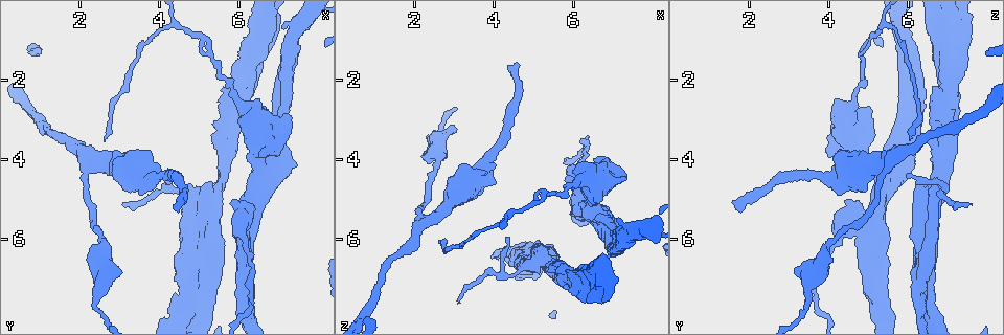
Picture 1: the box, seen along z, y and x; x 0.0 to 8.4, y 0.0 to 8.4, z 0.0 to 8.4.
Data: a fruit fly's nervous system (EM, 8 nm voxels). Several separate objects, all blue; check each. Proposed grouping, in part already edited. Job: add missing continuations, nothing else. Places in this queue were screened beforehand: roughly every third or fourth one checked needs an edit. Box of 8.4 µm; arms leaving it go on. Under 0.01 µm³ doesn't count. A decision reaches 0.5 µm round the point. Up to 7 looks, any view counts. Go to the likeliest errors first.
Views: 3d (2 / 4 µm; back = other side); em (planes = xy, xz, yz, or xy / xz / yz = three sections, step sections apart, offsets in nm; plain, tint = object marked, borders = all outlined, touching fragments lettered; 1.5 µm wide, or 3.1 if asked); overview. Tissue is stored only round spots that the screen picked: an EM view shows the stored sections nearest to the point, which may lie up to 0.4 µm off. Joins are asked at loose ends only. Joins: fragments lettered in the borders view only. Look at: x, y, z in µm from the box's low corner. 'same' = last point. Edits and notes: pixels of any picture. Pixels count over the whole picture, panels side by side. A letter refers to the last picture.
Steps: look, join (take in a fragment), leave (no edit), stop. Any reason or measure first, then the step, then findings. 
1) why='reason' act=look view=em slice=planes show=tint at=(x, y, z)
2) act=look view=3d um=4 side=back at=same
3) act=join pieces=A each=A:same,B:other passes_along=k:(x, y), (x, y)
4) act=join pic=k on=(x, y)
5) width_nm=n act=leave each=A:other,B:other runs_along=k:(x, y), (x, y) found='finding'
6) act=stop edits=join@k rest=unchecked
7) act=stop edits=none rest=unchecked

why='tapers out' act=look view=em slice=planes show=borders at=(4.55, 5.30, 1.80)

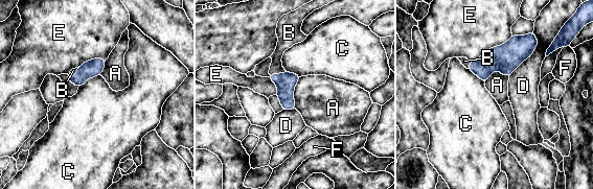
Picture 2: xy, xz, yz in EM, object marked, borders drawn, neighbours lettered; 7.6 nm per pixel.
longest_contact=D:400nm act=join pieces=B each=A:other,B:same,C:other,D:other,E:other,F:other passes_along=2:(286, 81), (277, 74), (284, 43) found='it goes on there'

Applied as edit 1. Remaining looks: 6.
why='branch stops here' act=look view=3d um=4 at=(3.15, 5.10, 7.55)

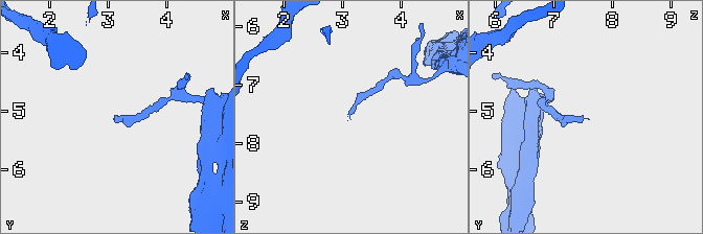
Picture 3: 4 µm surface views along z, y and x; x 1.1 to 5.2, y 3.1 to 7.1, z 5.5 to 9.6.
why='now the EM' act=look view=em slice=xz step=4 show=borders at=(3.15, 5.15, 7.50)

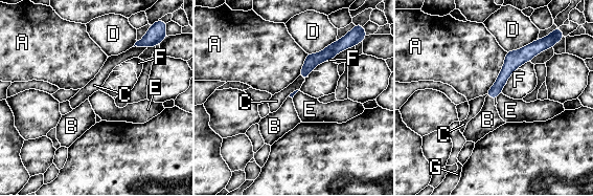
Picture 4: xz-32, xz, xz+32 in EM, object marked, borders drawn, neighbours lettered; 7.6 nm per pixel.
longest_contact=A:360nm act=join pieces=B each=A:other,B:same,C:other,D:other,E:other,F:other,G:other passes_along=4:(507, 69), (491, 96), (487, 120) found='it goes on there'

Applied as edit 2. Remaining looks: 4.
act=look view=overview

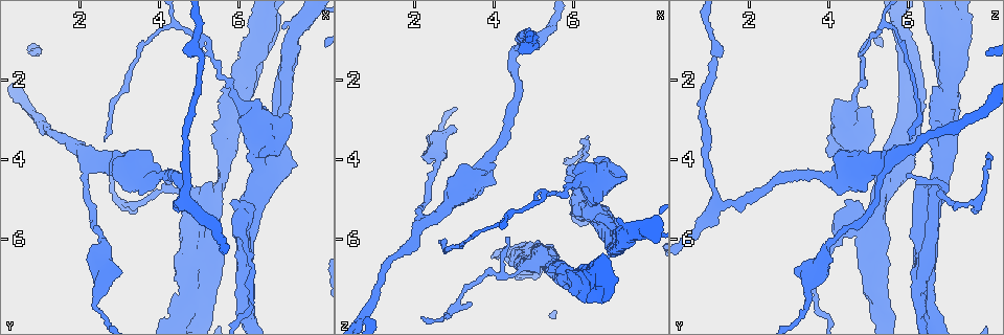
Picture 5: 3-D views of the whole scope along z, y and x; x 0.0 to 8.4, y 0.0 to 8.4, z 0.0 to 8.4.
why='stops while still wide' act=look view=3d um=2 at=(4.30, 7.60, 6.35)

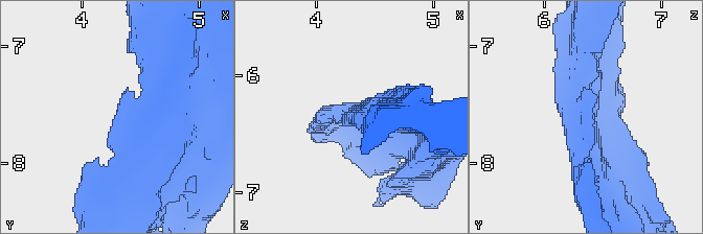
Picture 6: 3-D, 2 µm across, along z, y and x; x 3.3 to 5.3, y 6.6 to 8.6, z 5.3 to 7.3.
arm_widths_nm=200,320 act=look view=em slice=planes show=borders at=(4.34, 7.66, 6.42)

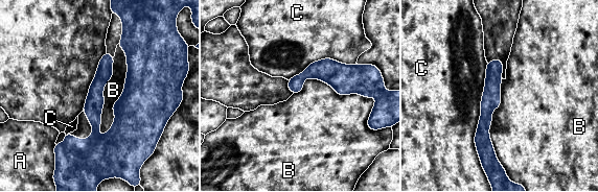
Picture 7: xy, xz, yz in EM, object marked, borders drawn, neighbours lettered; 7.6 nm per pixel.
act=leave each=A:other,B:other,C:other border=7:(119, 44), (125, 84), (100, 136) found='no lettered fragment goes on from it'

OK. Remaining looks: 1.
act=stop edits=join@2,join@4 rest=unchecked

